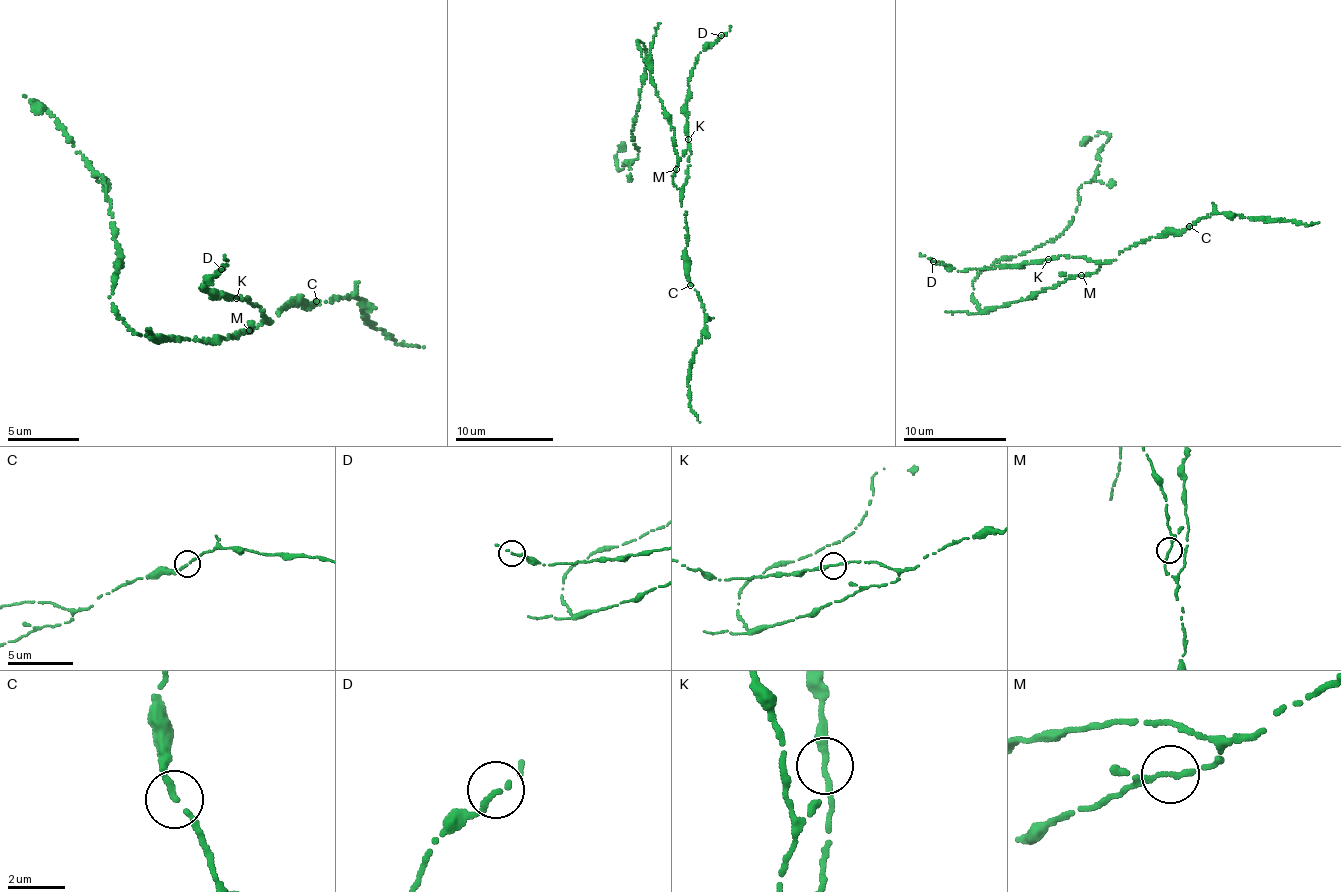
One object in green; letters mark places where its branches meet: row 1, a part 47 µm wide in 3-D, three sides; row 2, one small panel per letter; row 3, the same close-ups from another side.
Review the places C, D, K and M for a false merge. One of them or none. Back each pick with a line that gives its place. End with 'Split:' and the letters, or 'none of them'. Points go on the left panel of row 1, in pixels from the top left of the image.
Split: none of them

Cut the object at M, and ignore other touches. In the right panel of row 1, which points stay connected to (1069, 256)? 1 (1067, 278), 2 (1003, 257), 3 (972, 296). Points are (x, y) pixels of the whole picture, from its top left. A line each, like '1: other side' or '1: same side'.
1: other side
2: other side
3: other side

